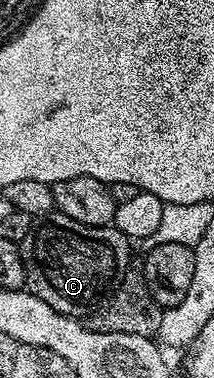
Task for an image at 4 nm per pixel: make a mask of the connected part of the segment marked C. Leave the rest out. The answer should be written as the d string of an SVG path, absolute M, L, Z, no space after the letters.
M57 211L35 220L20 248L26 289L48 303L48 307L75 319L89 318L95 309L109 301L132 265L132 242L113 224L92 227L76 223L76 219L68 219L68 215Z

